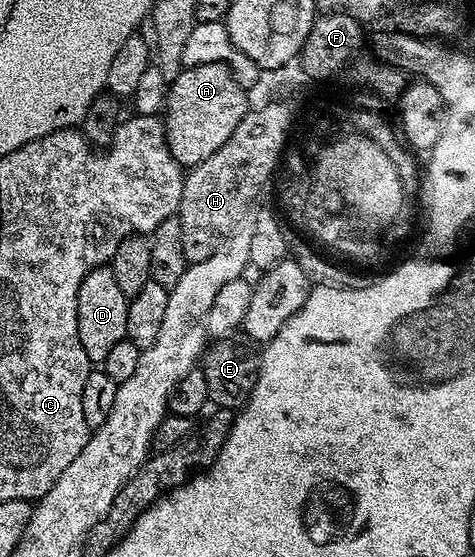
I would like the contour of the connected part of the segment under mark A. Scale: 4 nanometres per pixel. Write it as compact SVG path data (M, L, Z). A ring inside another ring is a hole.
M204 63L202 66L182 67L180 73L166 87L165 107L162 123L165 126L165 141L172 157L183 168L192 168L207 160L213 152L221 148L235 130L239 121L249 109L246 91L233 79L228 65L223 63Z

